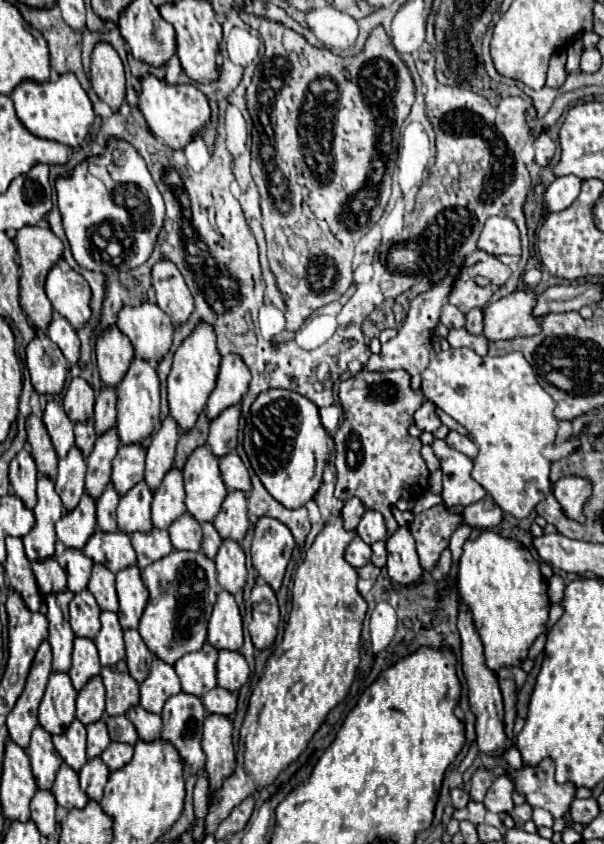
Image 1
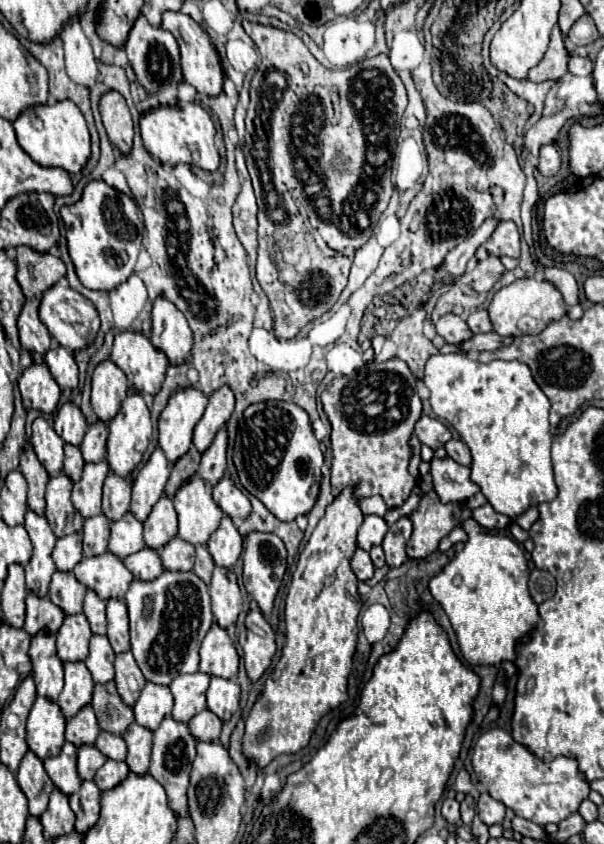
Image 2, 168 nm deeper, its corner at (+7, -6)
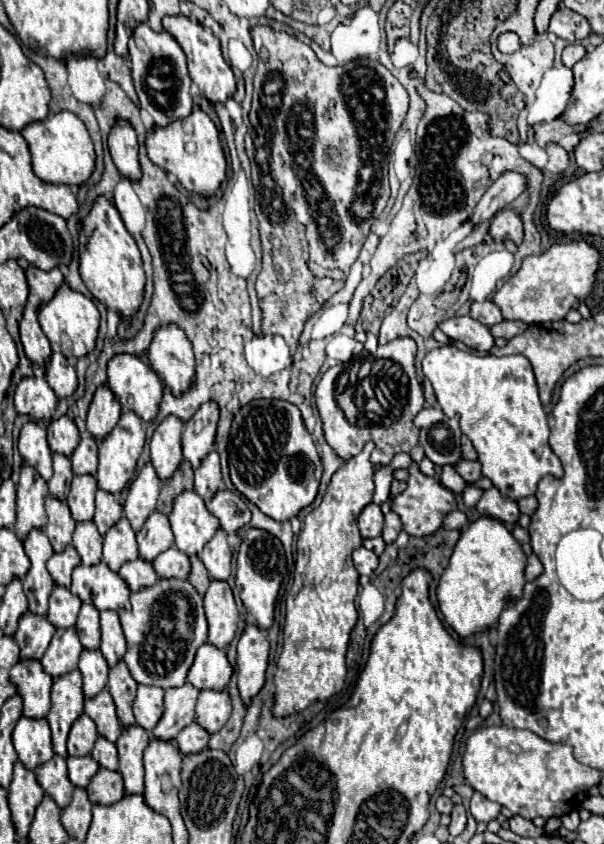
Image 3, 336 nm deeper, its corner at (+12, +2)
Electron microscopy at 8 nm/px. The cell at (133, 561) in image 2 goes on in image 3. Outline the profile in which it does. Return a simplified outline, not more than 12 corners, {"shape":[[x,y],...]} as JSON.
{"shape":[[126,562],[118,574],[130,592],[158,582],[152,564]]}

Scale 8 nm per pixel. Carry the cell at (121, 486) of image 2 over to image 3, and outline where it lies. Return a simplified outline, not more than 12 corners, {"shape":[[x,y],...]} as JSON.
{"shape":[[96,492],[94,524],[104,536],[122,518],[112,494]]}

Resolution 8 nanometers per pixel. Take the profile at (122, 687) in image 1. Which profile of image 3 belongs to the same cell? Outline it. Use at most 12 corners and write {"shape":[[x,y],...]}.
{"shape":[[106,688],[86,700],[84,714],[100,736],[118,740],[122,724]]}

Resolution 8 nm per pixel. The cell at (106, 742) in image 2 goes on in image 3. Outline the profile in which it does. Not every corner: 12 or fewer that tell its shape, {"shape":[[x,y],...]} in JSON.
{"shape":[[98,738],[92,758],[108,770],[118,770],[116,744]]}

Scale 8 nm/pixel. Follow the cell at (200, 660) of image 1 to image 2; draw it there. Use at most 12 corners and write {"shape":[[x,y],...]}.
{"shape":[[209,674],[177,676],[171,716],[189,722],[205,704]]}

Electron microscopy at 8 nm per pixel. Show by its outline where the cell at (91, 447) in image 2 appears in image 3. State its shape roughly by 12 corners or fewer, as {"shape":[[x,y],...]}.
{"shape":[[82,438],[70,456],[76,476],[96,474],[98,442]]}

